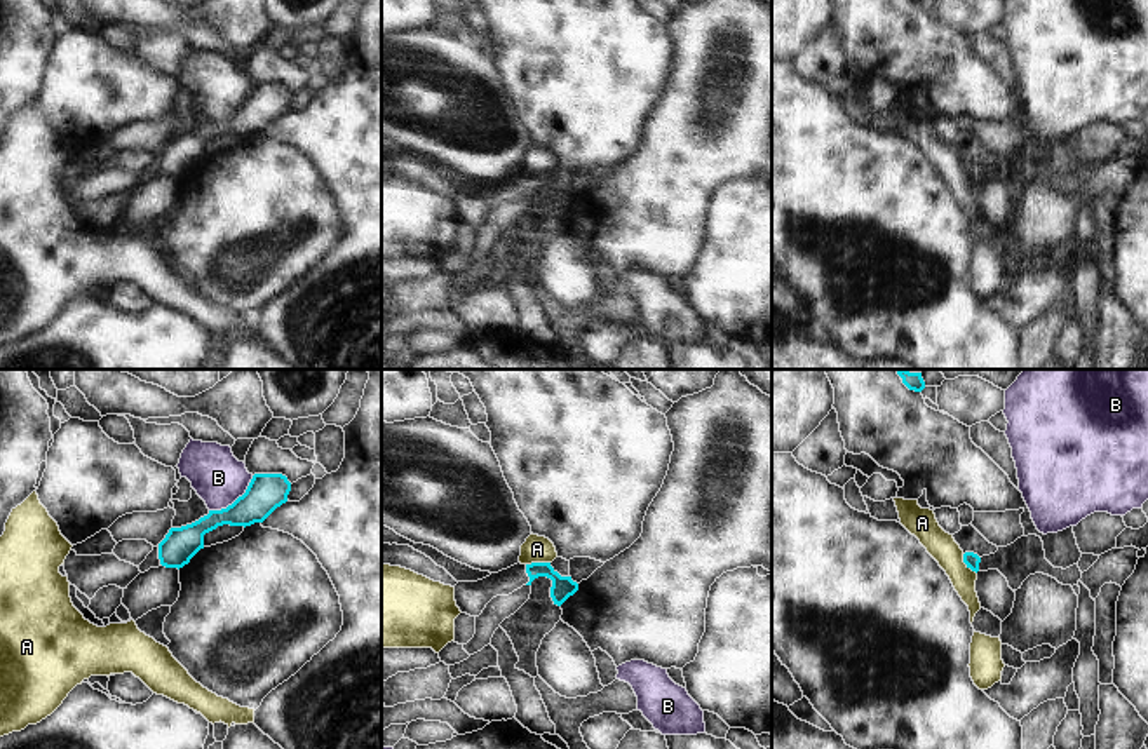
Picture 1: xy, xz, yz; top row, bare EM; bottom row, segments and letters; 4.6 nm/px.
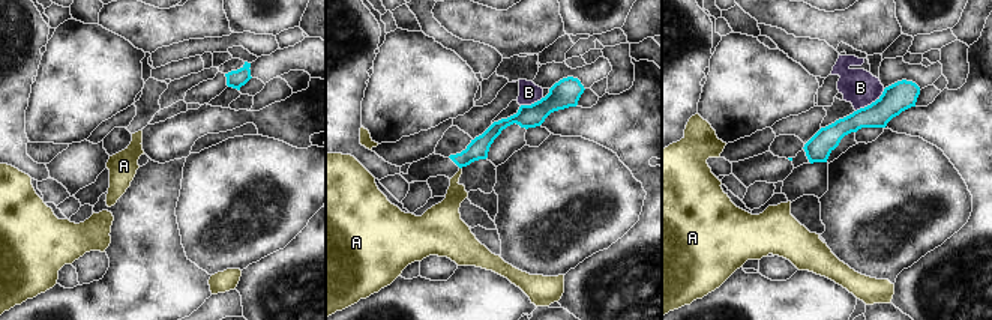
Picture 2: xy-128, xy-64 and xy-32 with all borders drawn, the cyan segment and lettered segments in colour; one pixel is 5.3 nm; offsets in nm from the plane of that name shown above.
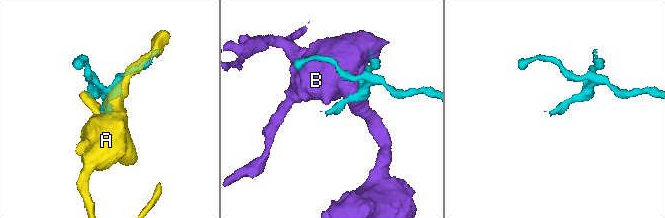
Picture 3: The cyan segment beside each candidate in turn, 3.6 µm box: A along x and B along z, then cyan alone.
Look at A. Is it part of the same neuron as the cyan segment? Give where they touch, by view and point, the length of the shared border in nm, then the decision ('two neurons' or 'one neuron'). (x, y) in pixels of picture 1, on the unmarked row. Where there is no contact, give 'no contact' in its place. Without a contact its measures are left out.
meets cyan in xz at (537, 173); contact 110 nm long; two neurons

